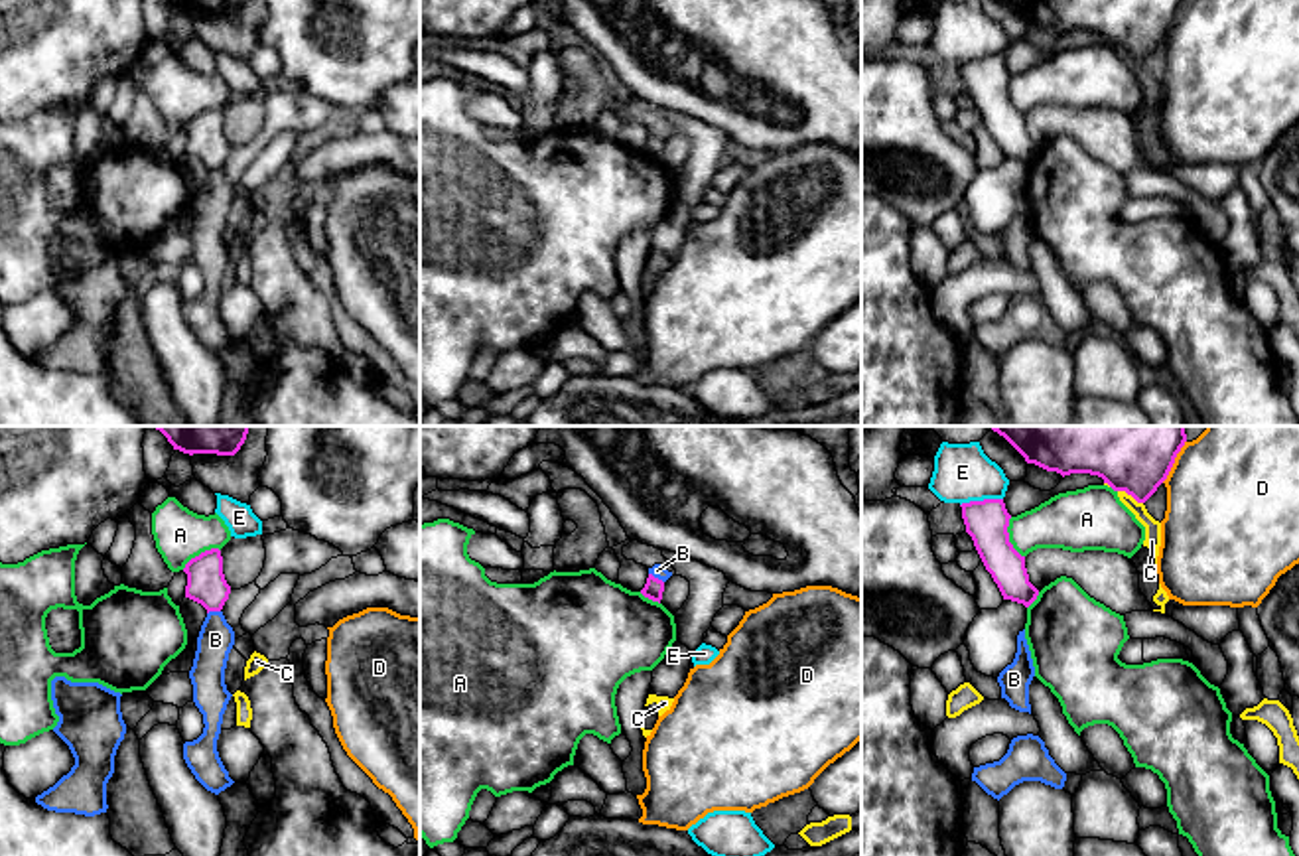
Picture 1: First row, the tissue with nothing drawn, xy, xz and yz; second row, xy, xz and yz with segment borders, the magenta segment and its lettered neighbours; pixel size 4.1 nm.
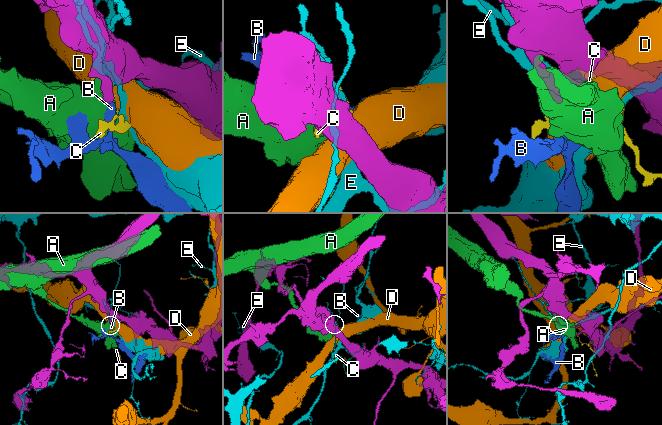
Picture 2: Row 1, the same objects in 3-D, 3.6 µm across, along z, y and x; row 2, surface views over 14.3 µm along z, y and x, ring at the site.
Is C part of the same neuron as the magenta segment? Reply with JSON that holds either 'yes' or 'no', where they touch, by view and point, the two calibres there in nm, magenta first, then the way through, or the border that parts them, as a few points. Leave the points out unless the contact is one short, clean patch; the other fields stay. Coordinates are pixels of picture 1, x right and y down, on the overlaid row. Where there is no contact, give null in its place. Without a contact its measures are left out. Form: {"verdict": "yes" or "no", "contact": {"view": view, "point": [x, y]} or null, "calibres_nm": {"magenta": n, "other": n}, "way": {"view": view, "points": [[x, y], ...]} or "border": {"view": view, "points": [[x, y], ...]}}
{"verdict": "no", "contact": {"view": "yz", "point": [1130, 494]}, "calibres_nm": {"magenta": 440, "other": 70}, "border": {"view": "yz", "points": [[1118, 490], [1124, 490], [1142, 503]]}}

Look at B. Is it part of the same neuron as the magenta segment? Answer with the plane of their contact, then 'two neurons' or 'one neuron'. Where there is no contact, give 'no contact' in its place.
contact in xz; two neurons

